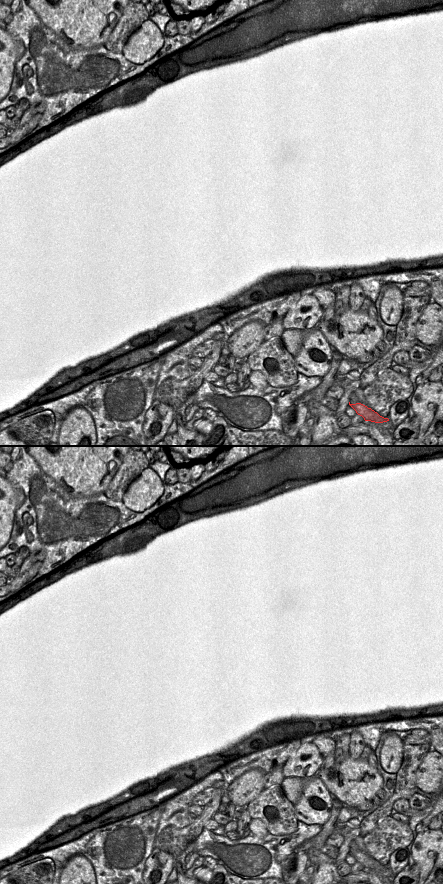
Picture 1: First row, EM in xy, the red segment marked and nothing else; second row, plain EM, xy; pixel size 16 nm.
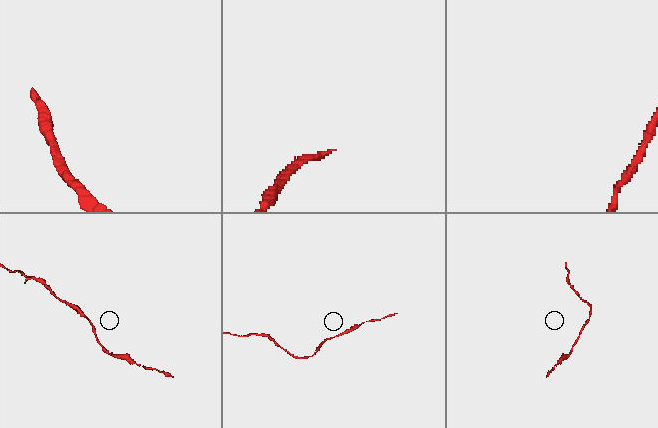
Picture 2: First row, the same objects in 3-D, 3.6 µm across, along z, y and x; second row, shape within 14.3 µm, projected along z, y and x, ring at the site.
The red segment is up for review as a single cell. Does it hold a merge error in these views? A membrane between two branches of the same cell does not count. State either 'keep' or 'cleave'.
keep

